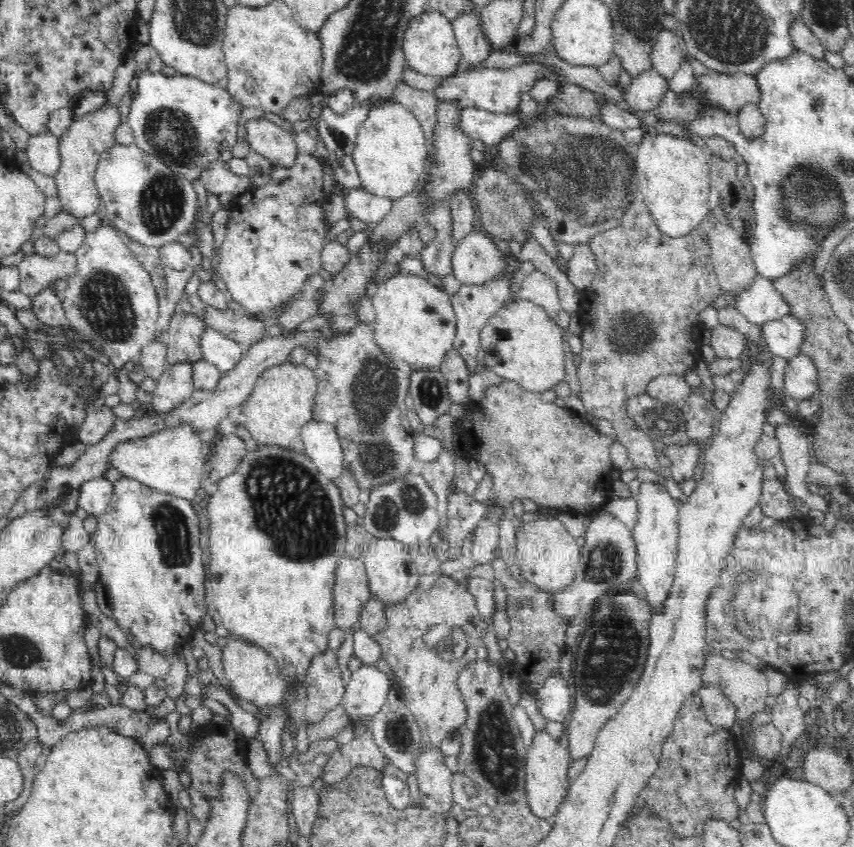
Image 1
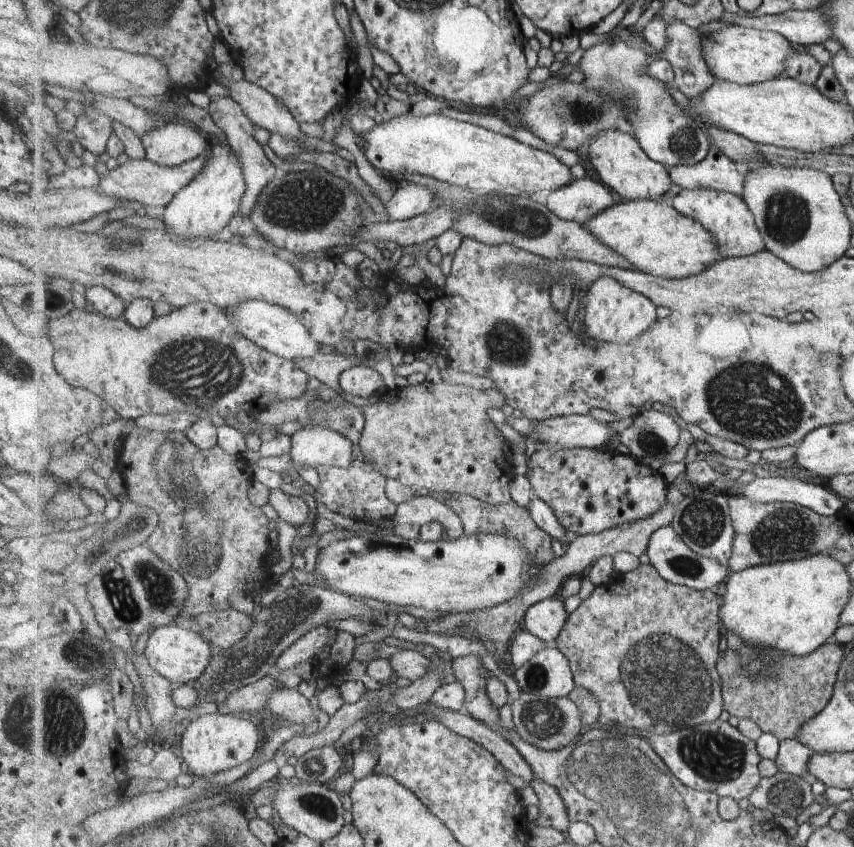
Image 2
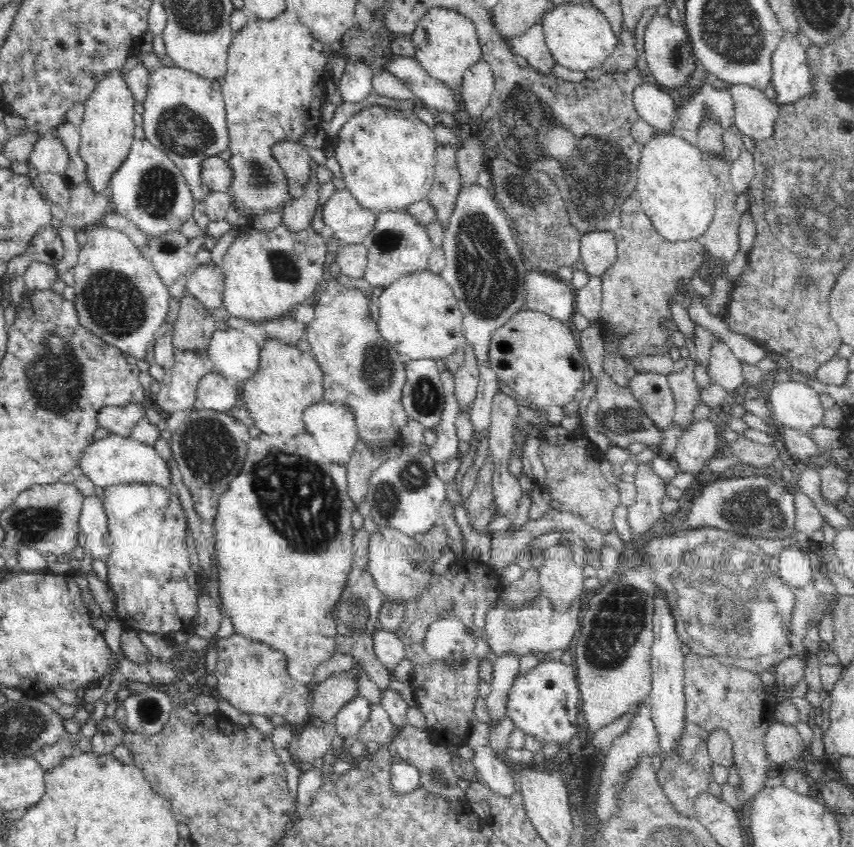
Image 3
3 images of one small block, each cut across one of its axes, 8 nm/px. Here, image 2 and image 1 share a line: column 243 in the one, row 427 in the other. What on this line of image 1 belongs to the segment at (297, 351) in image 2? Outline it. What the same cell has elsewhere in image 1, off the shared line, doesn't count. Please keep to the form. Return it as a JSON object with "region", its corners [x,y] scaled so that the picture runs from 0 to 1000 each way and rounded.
{"region":[[[365,496],[352,505],[352,518],[357,527],[356,536],[368,545],[368,550],[372,553],[372,557],[379,560],[386,567],[393,567],[403,554],[403,537],[400,527],[396,522],[396,515],[391,512],[391,503],[382,503],[382,499]]]}

